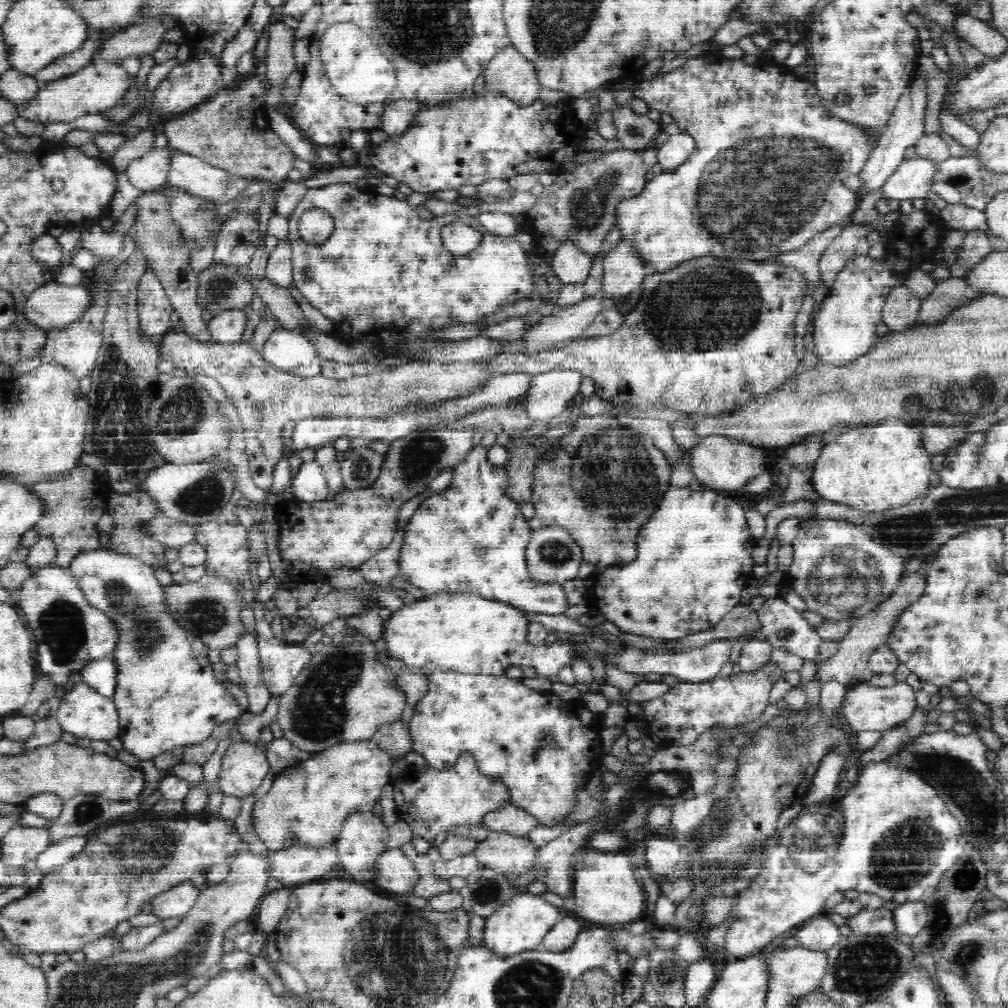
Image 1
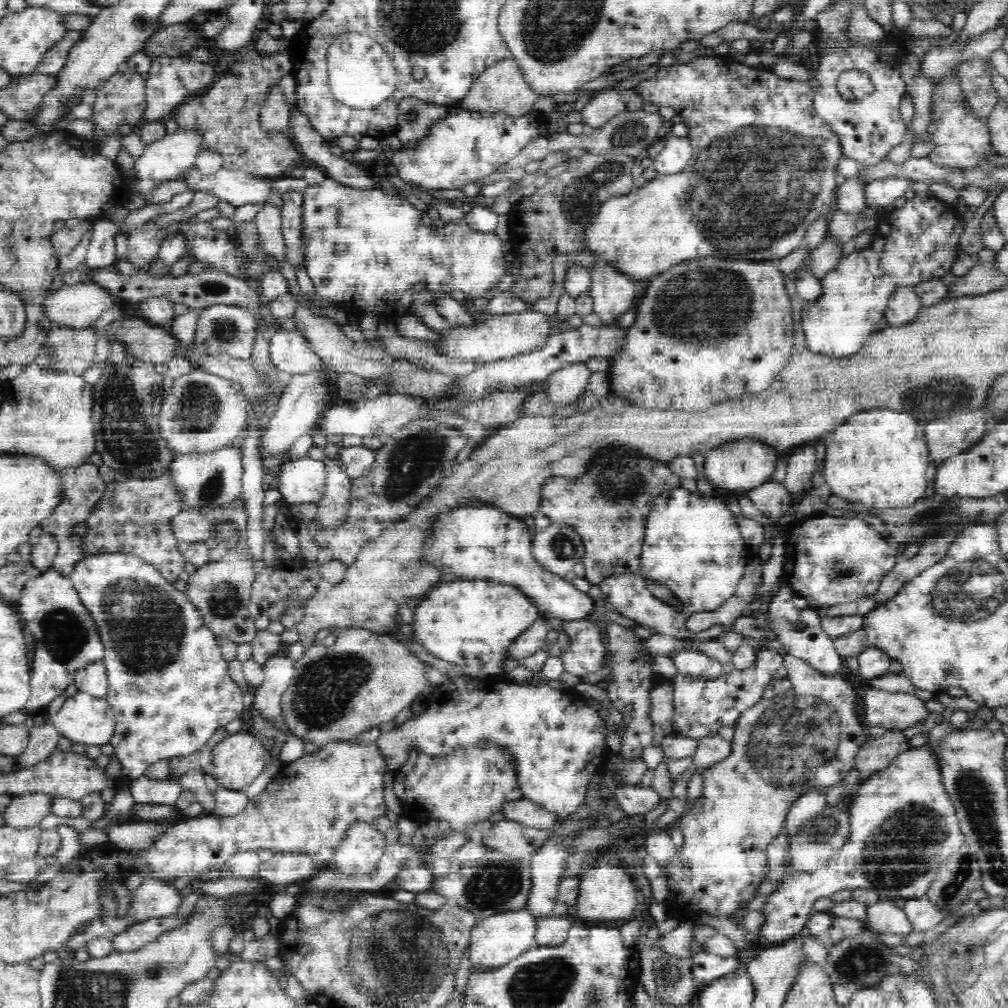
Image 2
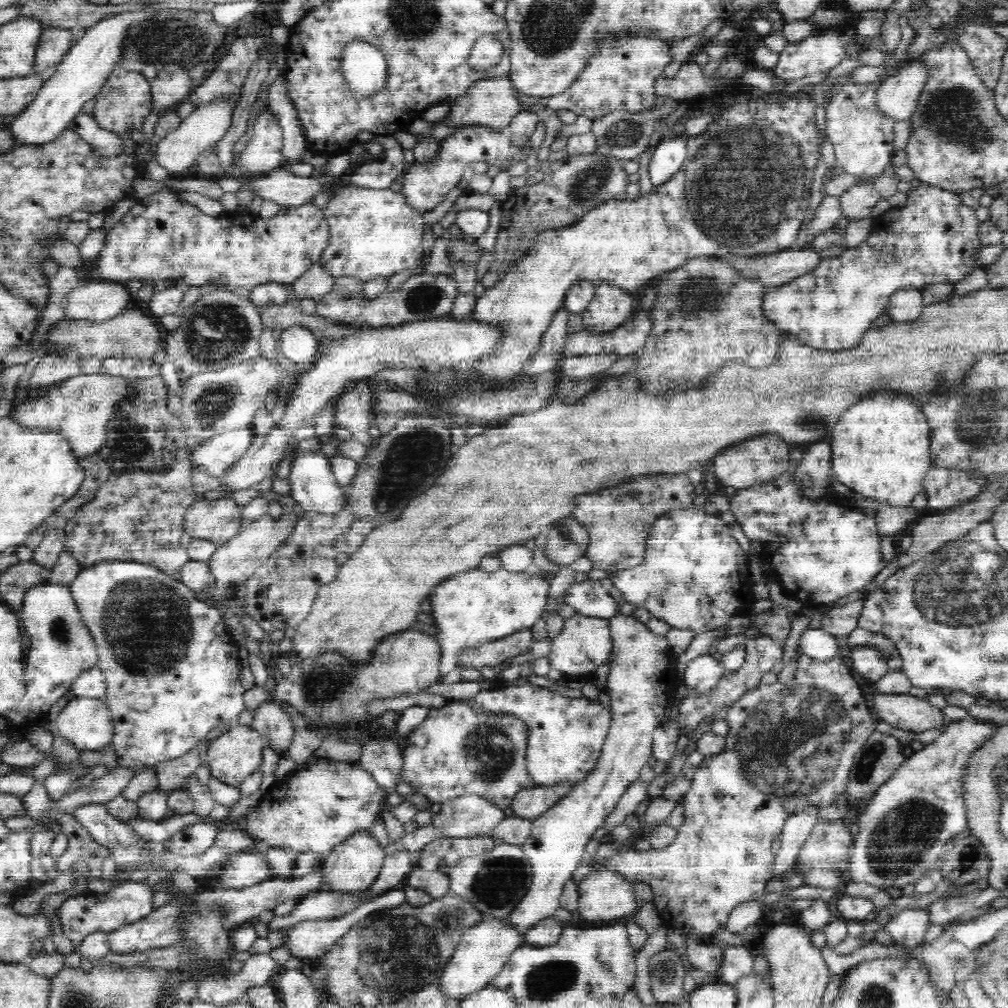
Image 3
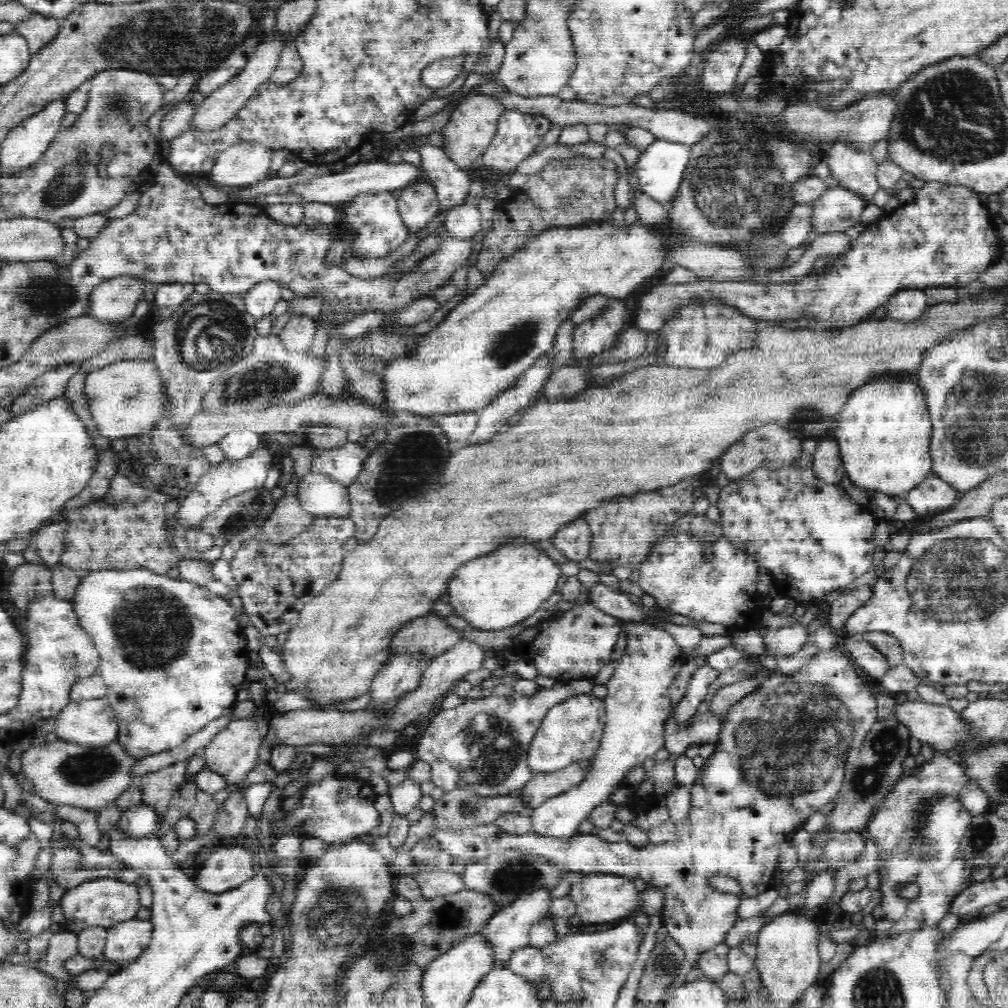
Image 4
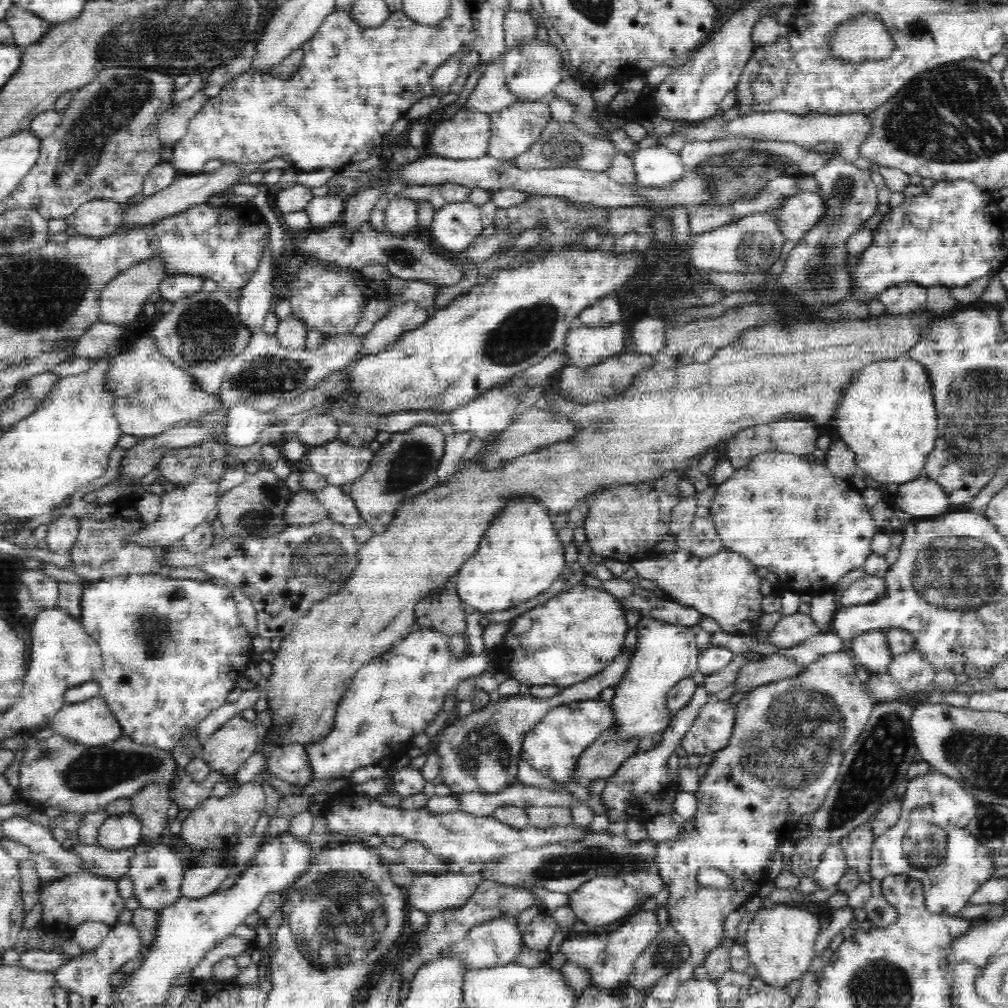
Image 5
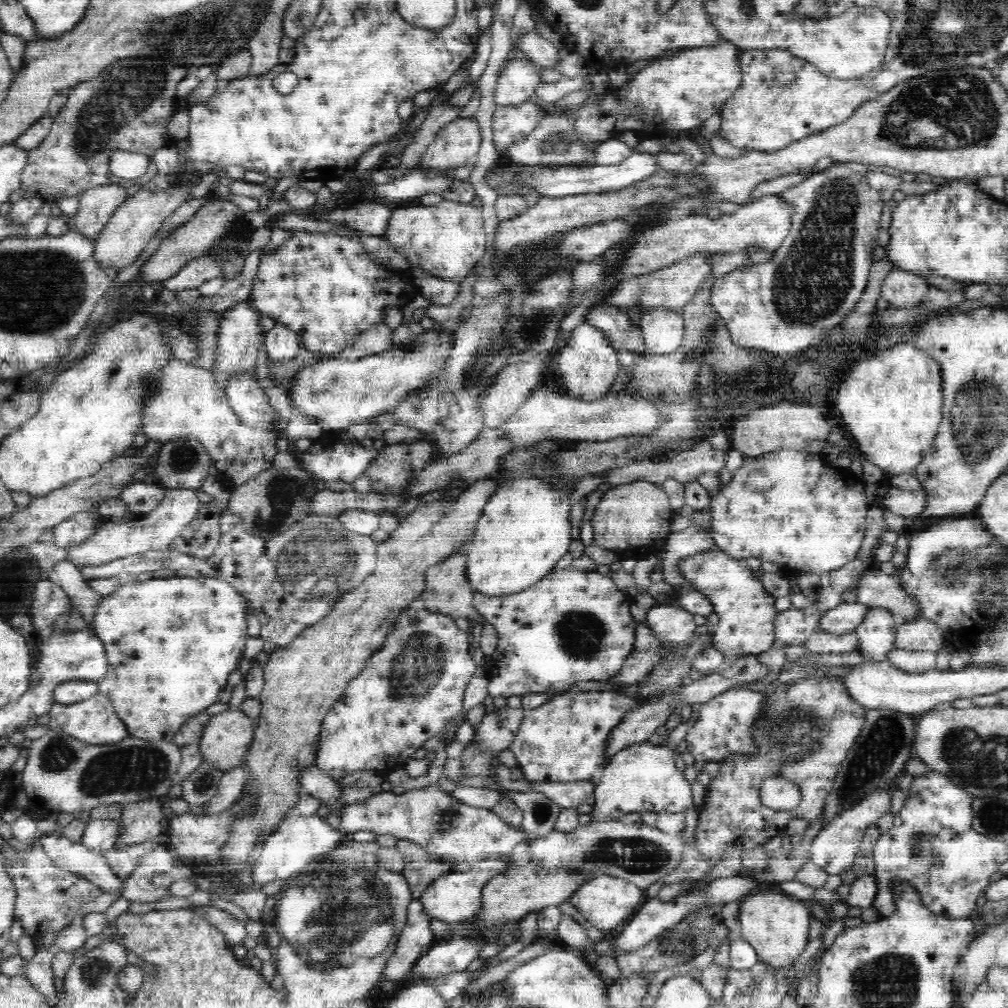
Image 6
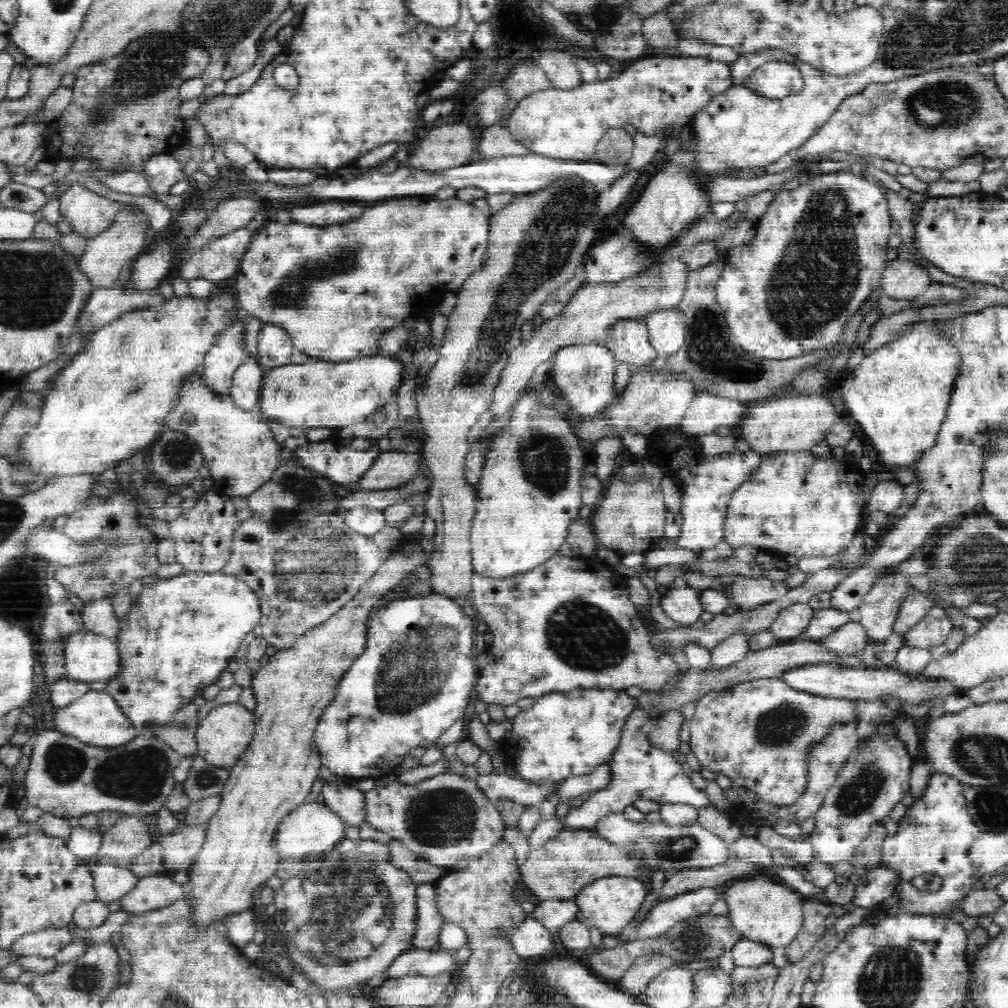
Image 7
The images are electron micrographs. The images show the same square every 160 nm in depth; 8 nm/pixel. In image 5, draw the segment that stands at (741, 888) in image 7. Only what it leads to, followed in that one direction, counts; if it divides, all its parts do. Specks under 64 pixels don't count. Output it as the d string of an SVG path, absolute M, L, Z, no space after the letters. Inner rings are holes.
M764 902L758 912L749 914L747 921L743 929L744 946L750 953L751 970L760 979L772 987L782 987L799 979L810 967L815 956L814 942L822 930L818 918L812 912L788 903Z

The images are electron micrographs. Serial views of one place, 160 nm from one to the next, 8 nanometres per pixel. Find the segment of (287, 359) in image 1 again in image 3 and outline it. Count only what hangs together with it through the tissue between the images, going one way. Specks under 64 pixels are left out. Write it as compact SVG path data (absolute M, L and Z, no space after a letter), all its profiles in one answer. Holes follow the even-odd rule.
M290 324L281 331L279 338L279 348L290 363L296 362L298 366L309 367L312 365L314 354L317 351L318 342L313 330L309 326L303 324Z

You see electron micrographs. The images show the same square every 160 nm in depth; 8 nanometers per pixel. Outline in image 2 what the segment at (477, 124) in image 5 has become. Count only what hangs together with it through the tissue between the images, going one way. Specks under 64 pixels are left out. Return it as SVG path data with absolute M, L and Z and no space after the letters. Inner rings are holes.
M500 61L485 70L468 90L465 98L455 105L457 110L466 112L481 112L490 115L502 113L512 118L518 118L533 111L539 97L524 83L522 71L514 61Z

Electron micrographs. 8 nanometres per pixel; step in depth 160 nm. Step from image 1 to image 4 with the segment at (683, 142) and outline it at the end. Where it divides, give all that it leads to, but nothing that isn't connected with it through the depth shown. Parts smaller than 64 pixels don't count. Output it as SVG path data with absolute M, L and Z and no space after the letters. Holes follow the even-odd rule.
M656 139L647 146L633 164L632 170L637 174L638 182L644 192L648 192L652 198L672 207L680 194L682 181L691 157L691 147L678 143Z

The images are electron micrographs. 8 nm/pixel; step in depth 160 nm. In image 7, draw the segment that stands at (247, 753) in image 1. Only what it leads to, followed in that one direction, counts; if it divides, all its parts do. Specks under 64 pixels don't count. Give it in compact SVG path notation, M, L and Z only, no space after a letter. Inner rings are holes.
M228 703L209 710L195 730L196 756L219 767L232 767L246 752L255 733L255 717L252 711L240 703Z

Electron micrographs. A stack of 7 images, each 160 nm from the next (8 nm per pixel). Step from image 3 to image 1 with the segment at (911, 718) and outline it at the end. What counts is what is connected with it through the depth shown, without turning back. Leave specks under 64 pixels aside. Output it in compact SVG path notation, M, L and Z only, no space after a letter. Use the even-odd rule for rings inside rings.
M860 681L845 695L845 703L841 705L842 715L847 726L858 732L861 730L879 730L881 732L893 729L910 720L916 714L915 691L905 683L896 683L891 687L879 687Z

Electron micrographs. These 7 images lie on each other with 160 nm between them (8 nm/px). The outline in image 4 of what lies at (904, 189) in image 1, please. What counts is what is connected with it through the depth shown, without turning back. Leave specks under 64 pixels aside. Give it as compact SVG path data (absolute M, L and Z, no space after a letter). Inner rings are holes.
M842 187L827 188L810 204L808 225L814 234L844 233L850 226L860 223L866 204Z

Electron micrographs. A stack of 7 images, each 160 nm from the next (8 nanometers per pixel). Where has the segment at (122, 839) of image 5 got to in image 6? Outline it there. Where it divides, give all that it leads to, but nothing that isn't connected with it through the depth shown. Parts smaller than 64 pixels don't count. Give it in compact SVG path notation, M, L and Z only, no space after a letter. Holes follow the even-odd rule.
M90 819L80 836L80 843L92 852L102 855L112 849L118 838L118 823L102 819Z

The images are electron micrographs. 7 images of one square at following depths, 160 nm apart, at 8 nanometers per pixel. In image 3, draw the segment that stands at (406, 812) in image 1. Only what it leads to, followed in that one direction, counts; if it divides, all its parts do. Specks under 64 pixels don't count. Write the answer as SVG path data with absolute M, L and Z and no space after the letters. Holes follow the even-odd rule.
M469 699L448 701L443 707L431 711L426 722L414 730L401 745L400 780L410 781L415 792L438 803L452 800L458 794L474 793L505 809L511 806L514 794L534 783L527 767L528 723L503 720L503 715L498 713L484 713Z

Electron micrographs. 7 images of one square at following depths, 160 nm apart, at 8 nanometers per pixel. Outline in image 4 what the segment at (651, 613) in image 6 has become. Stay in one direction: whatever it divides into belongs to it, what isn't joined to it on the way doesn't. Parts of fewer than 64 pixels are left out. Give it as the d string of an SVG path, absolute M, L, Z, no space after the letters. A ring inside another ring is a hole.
M624 622L623 629L628 633L627 647L624 655L618 660L617 668L615 668L611 679L606 684L608 692L603 699L606 705L605 729L600 748L595 754L593 767L577 787L572 787L562 794L545 800L538 808L532 810L530 813L531 830L534 832L555 834L555 836L574 834L577 832L578 822L586 819L590 808L607 800L606 798L618 787L624 785L625 773L630 768L642 763L648 756L655 754L665 746L666 725L670 722L670 716L674 710L674 706L670 702L669 690L675 676L678 676L681 668L692 655L684 654L684 650L678 644L675 636L663 628L662 624Z

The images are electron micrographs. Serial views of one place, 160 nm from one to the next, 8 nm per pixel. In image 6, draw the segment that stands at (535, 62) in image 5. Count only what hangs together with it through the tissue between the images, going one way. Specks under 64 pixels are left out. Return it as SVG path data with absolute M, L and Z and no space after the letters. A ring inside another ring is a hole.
M523 55L509 59L498 75L494 88L494 103L498 107L519 106L534 94L534 82L538 80L540 67Z

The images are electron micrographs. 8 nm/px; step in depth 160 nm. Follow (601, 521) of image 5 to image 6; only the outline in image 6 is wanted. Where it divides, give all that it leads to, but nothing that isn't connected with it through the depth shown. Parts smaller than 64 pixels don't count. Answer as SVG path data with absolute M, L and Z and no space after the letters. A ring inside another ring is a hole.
M643 479L608 489L592 519L593 543L611 550L618 559L640 560L661 551L672 532L673 513L664 487Z

